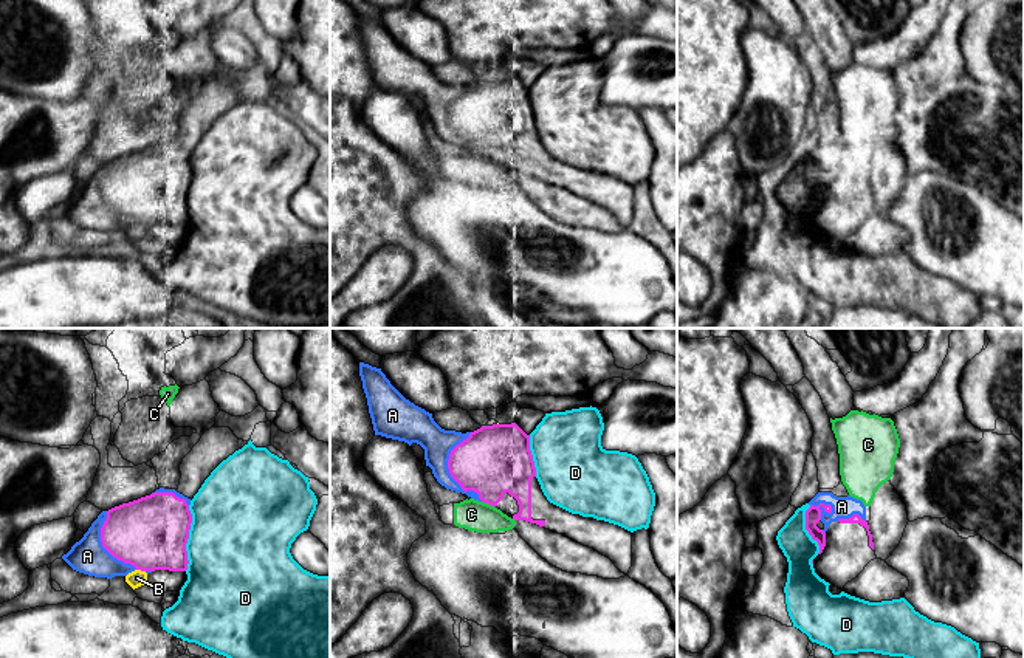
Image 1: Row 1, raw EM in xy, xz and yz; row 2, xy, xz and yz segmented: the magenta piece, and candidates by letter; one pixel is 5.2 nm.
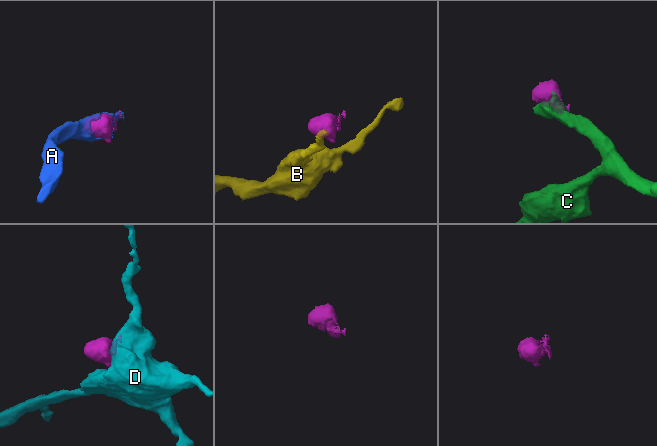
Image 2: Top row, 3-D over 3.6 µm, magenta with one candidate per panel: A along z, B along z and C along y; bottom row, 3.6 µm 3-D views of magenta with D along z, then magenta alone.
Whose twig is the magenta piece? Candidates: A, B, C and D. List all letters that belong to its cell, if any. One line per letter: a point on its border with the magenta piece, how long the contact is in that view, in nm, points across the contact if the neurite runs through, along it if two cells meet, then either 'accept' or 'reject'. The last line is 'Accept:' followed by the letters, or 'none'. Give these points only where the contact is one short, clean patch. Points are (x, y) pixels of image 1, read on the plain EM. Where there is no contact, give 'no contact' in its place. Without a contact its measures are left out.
A: xz (450, 124) | 360 nm | accept
B: xy (141, 223) | 50 nm | reject
C: xz (488, 157) | 70 nm | reject
D: xy (188, 191) | 340 nm | reject
Accept: A

